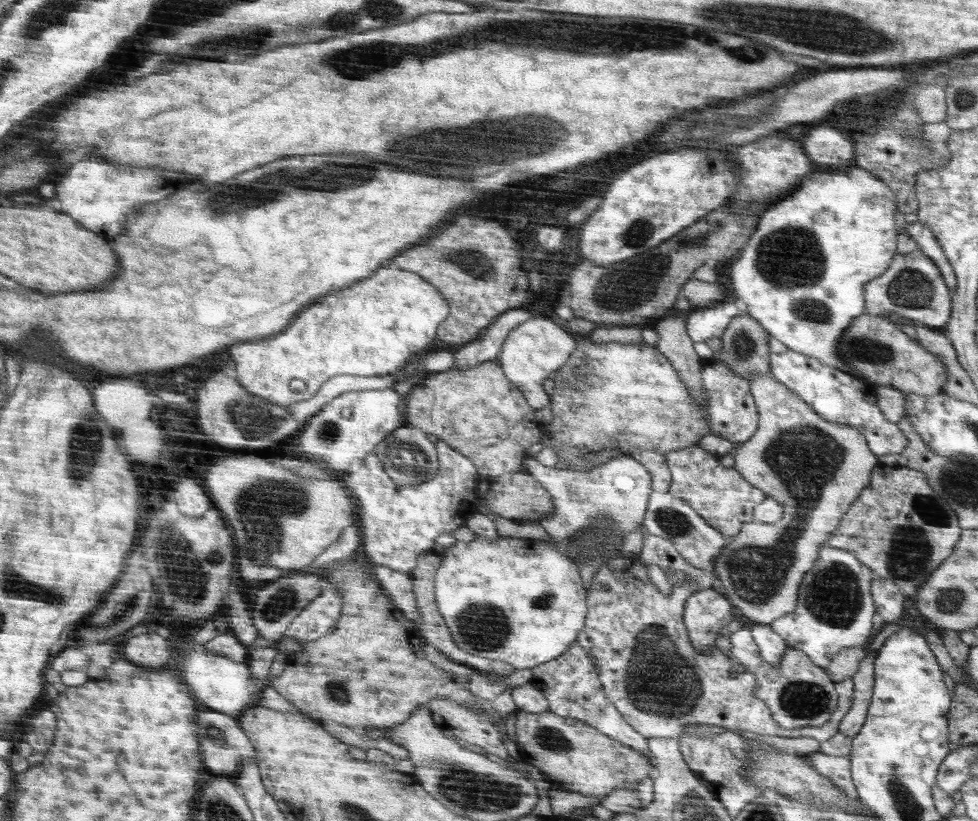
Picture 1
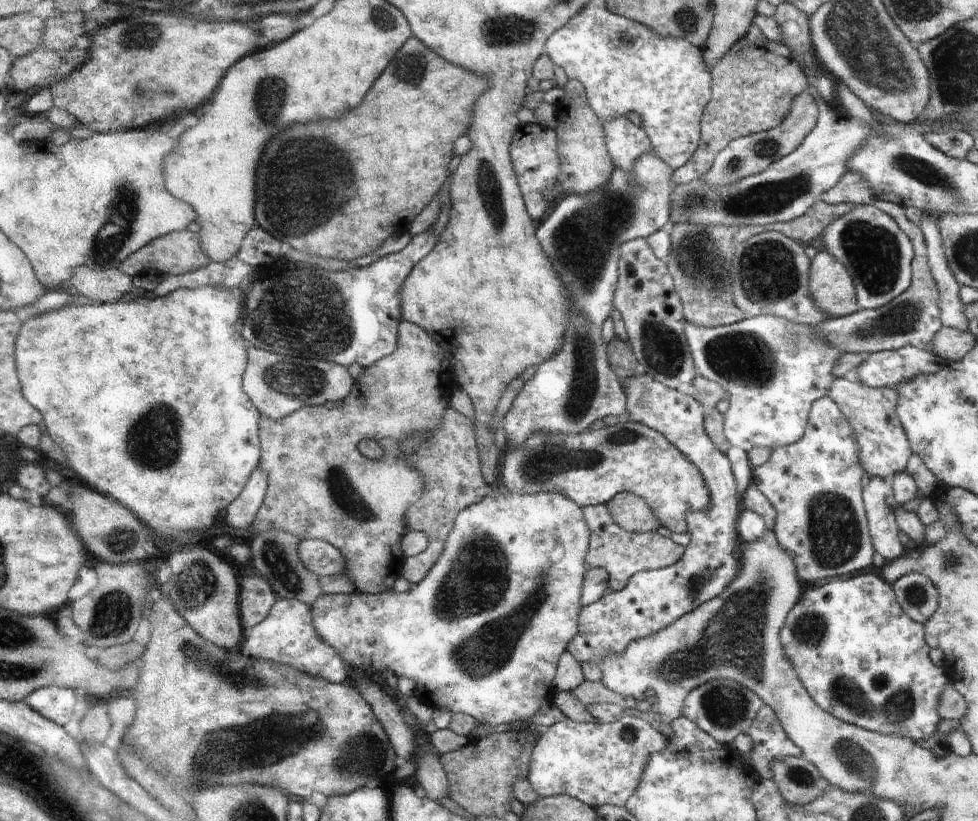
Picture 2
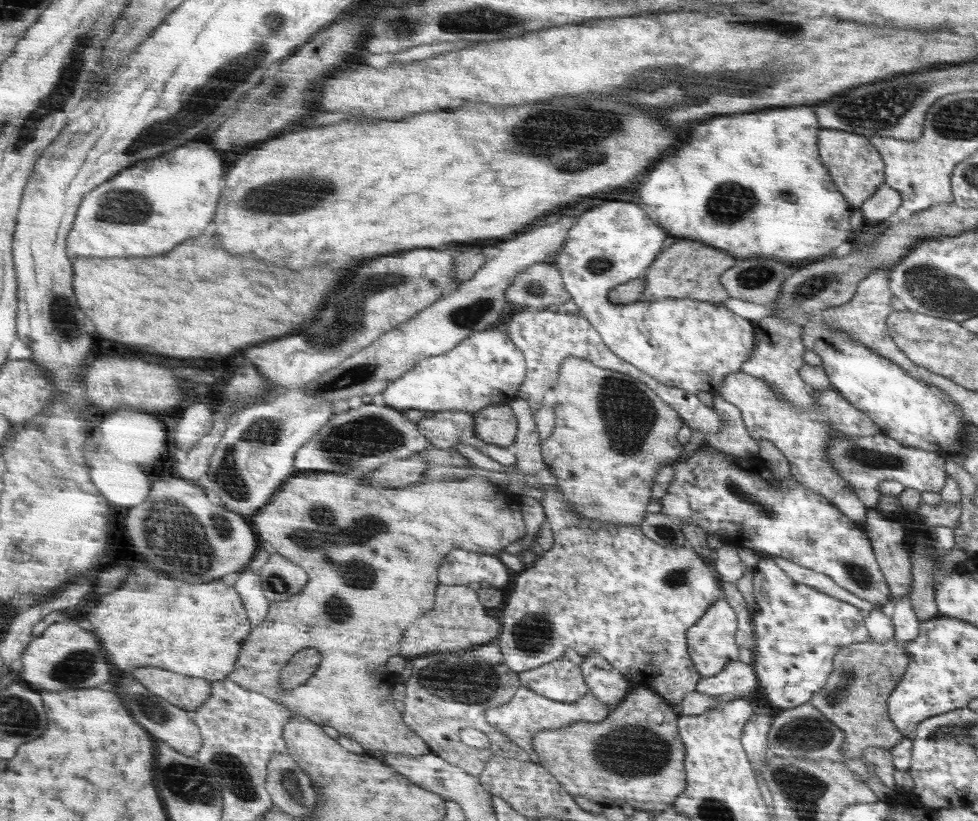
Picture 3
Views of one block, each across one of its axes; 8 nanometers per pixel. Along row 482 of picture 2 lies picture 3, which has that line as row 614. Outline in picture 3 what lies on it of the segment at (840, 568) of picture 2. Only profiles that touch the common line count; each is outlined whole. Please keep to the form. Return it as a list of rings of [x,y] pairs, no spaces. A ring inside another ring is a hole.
[[[762,557],[757,564],[753,572],[753,593],[756,646],[752,666],[758,679],[758,693],[778,711],[810,701],[825,686],[833,670],[834,655],[840,648],[869,638],[862,609],[796,582],[771,558]]]

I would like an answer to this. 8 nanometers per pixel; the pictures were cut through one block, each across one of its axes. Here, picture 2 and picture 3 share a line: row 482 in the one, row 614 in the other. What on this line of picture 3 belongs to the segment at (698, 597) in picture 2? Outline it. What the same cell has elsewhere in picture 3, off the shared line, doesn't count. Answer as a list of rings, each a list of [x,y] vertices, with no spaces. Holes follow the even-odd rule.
[[[718,598],[713,606],[705,612],[705,616],[688,630],[689,655],[693,660],[694,668],[704,678],[718,675],[731,663],[738,660],[738,648],[735,643],[737,618],[733,608],[723,598]]]

